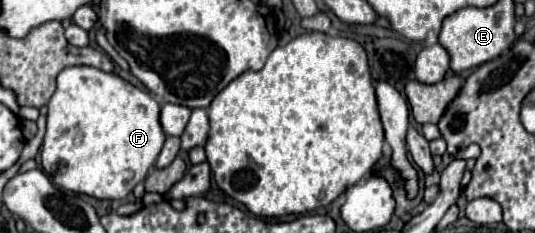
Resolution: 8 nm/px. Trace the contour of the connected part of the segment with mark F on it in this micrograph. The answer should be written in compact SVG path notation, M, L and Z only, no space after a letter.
M66 67L58 75L58 87L47 104L46 135L42 143L42 169L50 181L66 191L84 193L96 199L124 199L144 181L150 167L156 163L166 133L158 121L160 105L144 91L124 81L114 73L104 73L96 67Z

